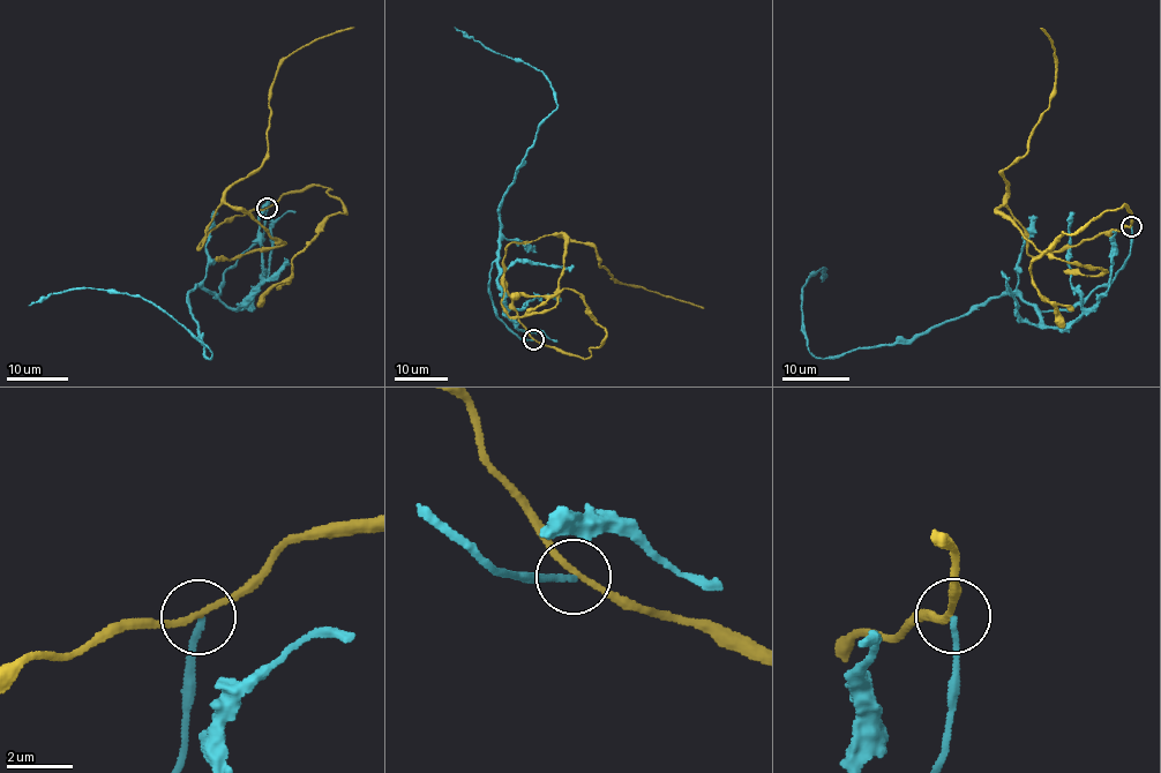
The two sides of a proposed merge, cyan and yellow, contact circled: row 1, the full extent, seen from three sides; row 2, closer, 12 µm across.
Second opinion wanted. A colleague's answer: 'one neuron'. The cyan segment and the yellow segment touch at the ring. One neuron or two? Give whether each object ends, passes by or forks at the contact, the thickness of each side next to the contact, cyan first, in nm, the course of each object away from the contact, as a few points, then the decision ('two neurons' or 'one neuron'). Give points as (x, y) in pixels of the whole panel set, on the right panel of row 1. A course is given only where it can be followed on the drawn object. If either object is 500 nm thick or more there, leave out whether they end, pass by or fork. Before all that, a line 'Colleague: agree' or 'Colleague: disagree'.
Colleague: disagree
cyan ends; yellow passes by; calibres 180 and 170 nm; course cyan (1131, 226), (1115, 276), (1069, 309), (1002, 293), (911, 339), (818, 359), (801, 293), (825, 267), (822, 282); course yellow (1131, 226), (1028, 254), (1002, 177), (1028, 149), (1031, 130), (1049, 107), (1056, 65), (1041, 29); two neurons

